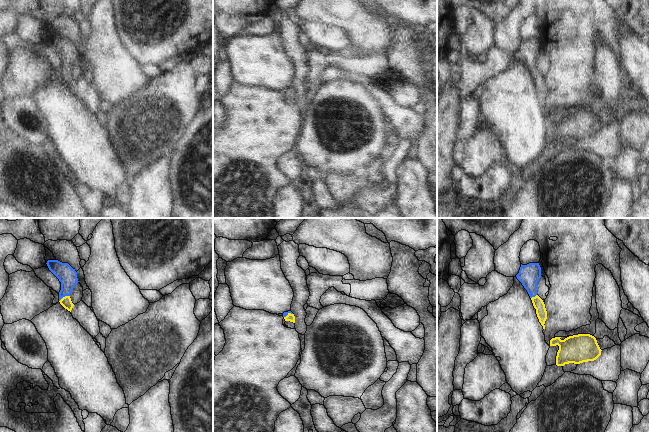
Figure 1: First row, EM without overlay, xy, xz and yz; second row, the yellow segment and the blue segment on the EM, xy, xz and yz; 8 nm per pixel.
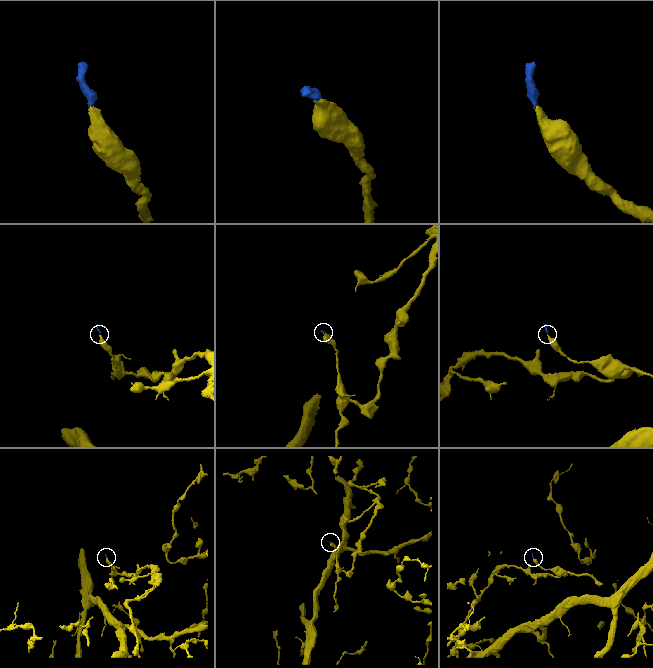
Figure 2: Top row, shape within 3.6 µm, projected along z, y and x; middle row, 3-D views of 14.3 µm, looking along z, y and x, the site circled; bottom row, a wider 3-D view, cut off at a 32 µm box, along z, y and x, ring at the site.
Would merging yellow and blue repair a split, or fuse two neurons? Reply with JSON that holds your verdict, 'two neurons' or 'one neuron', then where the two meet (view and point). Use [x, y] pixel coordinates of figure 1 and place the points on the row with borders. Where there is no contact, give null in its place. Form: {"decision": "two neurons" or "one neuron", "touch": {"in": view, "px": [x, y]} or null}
{"decision": "one neuron", "touch": {"in": "xy", "px": [65, 296]}}

